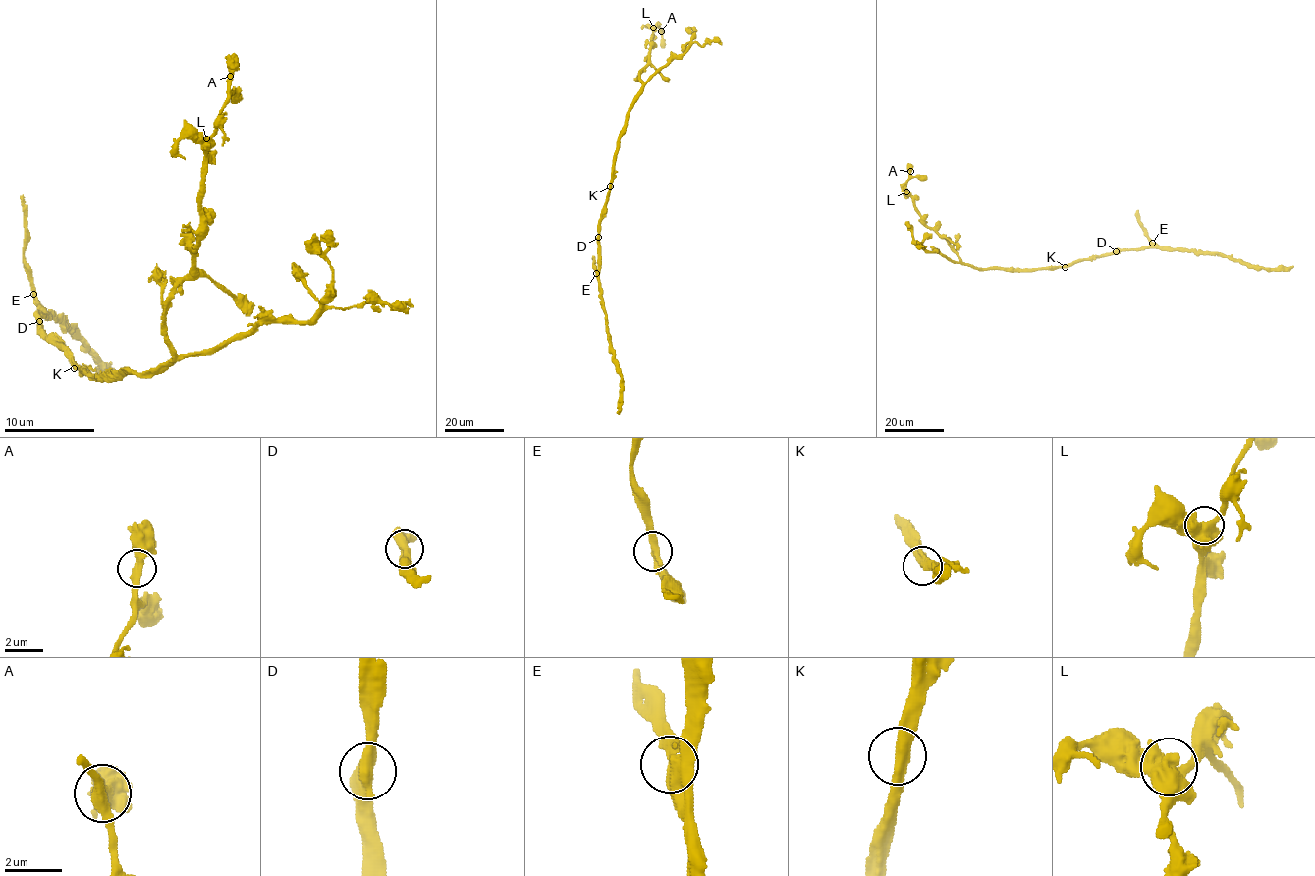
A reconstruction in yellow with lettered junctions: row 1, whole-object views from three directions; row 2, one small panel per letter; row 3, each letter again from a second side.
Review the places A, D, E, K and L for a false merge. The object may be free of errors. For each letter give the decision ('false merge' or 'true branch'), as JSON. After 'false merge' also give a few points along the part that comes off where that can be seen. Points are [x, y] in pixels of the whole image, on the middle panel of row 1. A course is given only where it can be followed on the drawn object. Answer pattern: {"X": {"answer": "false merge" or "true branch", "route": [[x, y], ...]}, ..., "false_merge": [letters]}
{"A": {"answer": "true branch"}, "D": {"answer": "true branch"}, "E": {"answer": "true branch"}, "K": {"answer": "true branch"}, "L": {"answer": "true branch"}, "false_merge": []}

